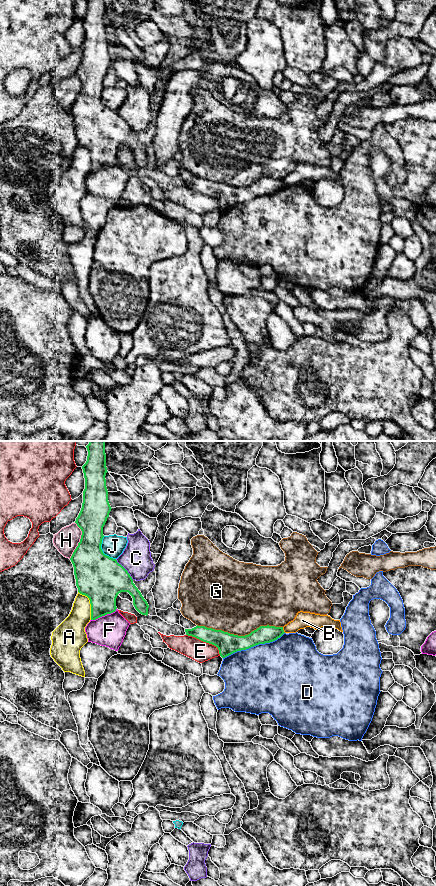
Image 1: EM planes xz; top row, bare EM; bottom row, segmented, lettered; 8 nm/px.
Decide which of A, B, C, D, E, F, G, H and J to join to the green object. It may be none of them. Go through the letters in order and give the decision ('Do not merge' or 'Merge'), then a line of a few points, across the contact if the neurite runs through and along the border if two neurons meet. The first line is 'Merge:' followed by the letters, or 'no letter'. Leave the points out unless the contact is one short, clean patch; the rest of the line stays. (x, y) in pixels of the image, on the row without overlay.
Merge: no letter
A: Do not merge
B: Do not merge. Line: xz (282, 179), (285, 184)
C: Do not merge
D: Do not merge
E: Do not merge
F: Do not merge. Line: xz (116, 160), (110, 165), (91, 172)
G: Do not merge
H: Do not merge
J: Do not merge

